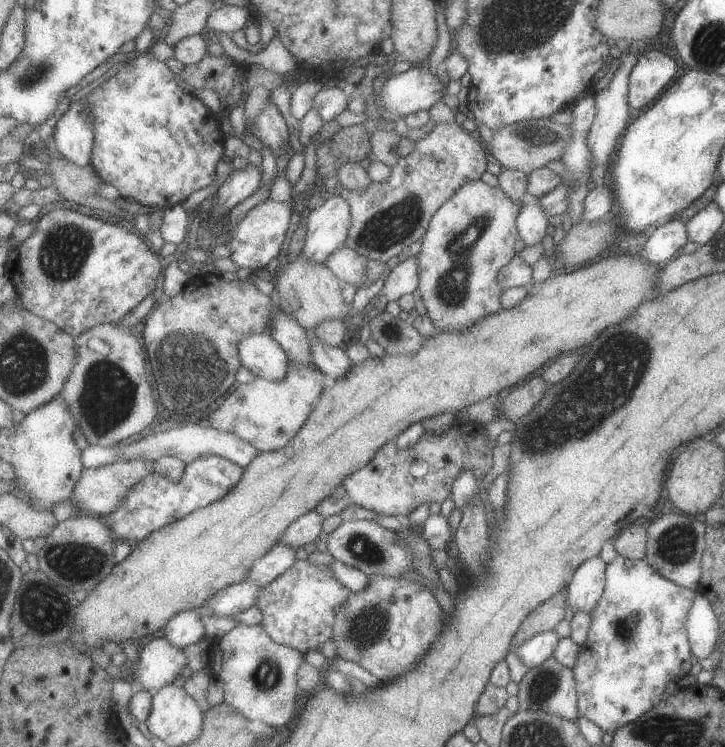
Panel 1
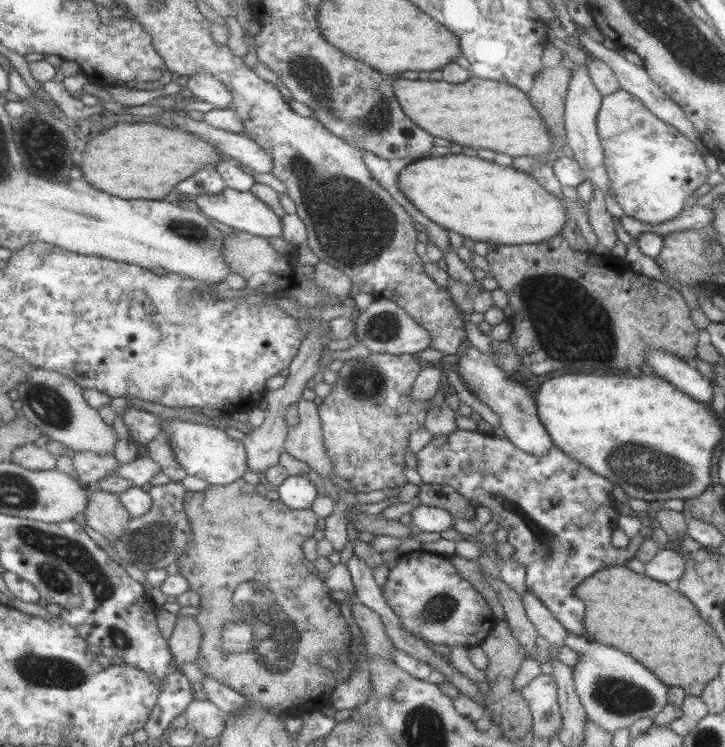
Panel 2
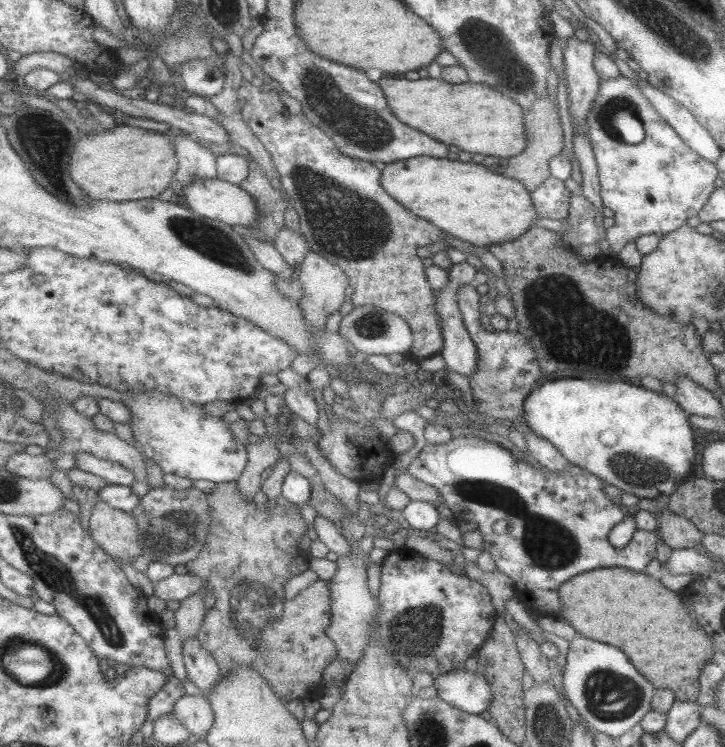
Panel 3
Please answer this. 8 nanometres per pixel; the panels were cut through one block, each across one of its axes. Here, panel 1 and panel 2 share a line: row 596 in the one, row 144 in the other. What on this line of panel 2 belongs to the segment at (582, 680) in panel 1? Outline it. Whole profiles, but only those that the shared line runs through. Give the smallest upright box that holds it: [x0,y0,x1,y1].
[596,88,706,224]

